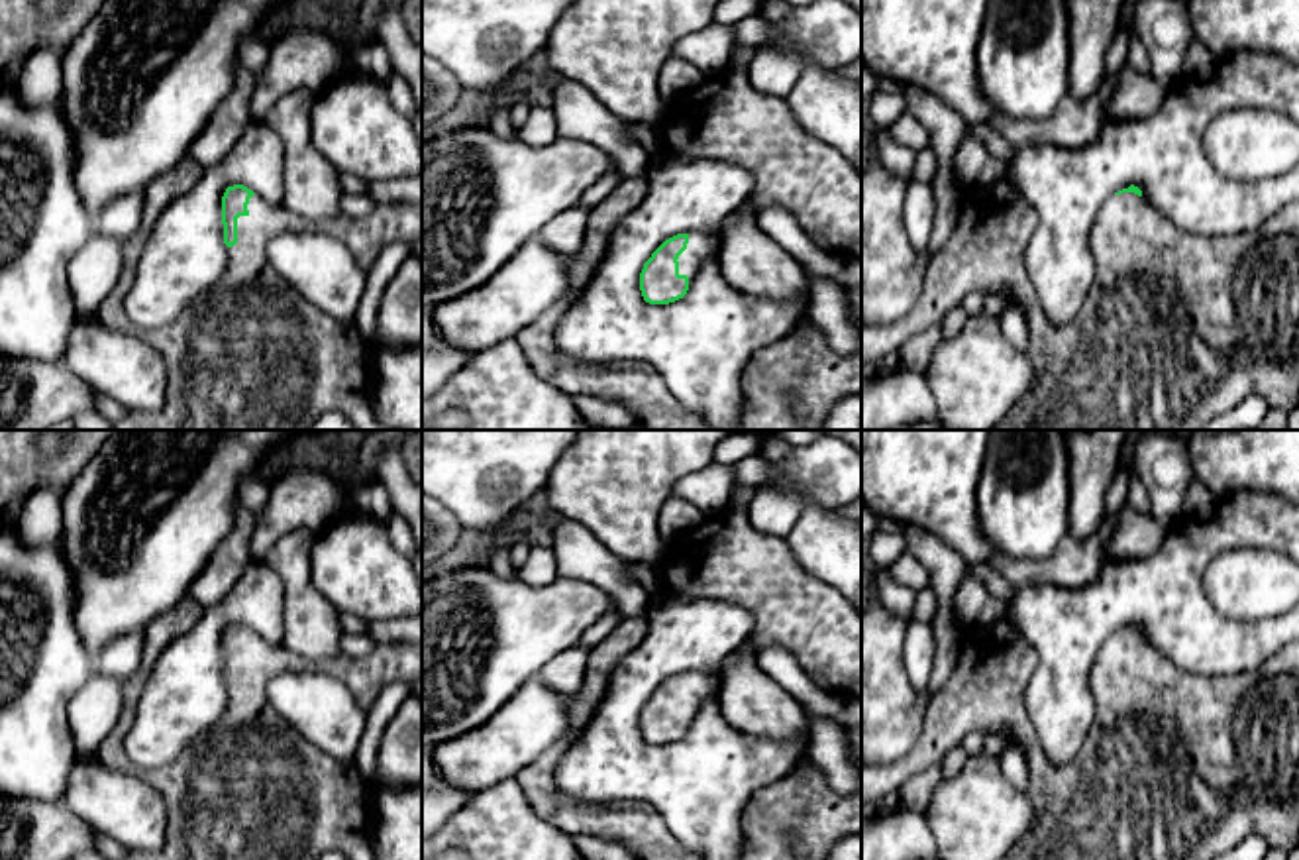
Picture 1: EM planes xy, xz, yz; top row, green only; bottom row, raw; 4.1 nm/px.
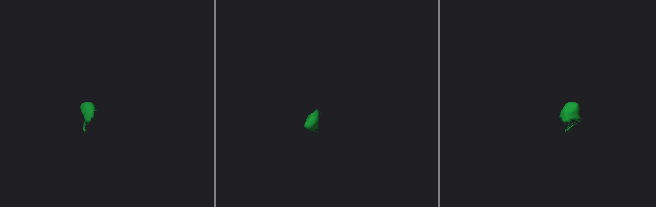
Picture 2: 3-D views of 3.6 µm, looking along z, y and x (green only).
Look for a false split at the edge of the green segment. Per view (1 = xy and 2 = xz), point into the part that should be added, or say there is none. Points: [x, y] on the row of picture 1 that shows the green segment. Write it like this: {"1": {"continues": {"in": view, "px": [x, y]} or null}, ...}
{"1": {"continues": {"in": "xy", "px": [254, 354]}}, "2": {"continues": {"in": "xz", "px": [699, 248]}}}

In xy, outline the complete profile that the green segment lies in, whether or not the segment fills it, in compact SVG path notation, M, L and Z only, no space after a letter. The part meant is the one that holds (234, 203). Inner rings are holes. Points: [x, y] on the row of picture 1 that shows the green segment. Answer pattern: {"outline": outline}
{"outline": "M186 153L147 185L139 226L124 243L120 281L96 310L94 318L106 330L130 334L151 346L163 357L167 373L163 406L157 412L130 412L112 424L112 430L304 430L330 410L345 414L355 430L390 430L375 418L369 403L377 344L367 344L355 324L332 318L304 298L277 273L267 249L283 234L312 230L345 243L355 263L367 271L387 245L422 238L422 208L410 202L383 202L363 218L338 216L314 224L283 204L265 202L243 185L228 187L222 196L222 224L230 259L216 289L196 298L173 324L157 330L137 328L124 310L124 298L145 242L161 212L173 198L188 192L202 173L204 167Z"}

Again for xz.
{"outline": "M730 214L722 220L714 238L691 232L665 240L640 273L644 300L650 304L669 304L683 298L712 249L722 245L722 232L728 222Z"}

